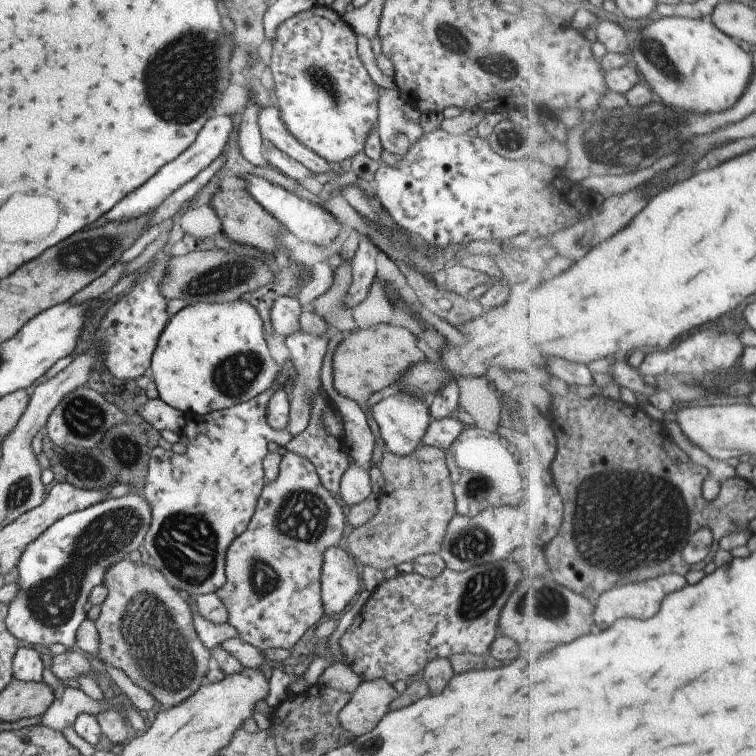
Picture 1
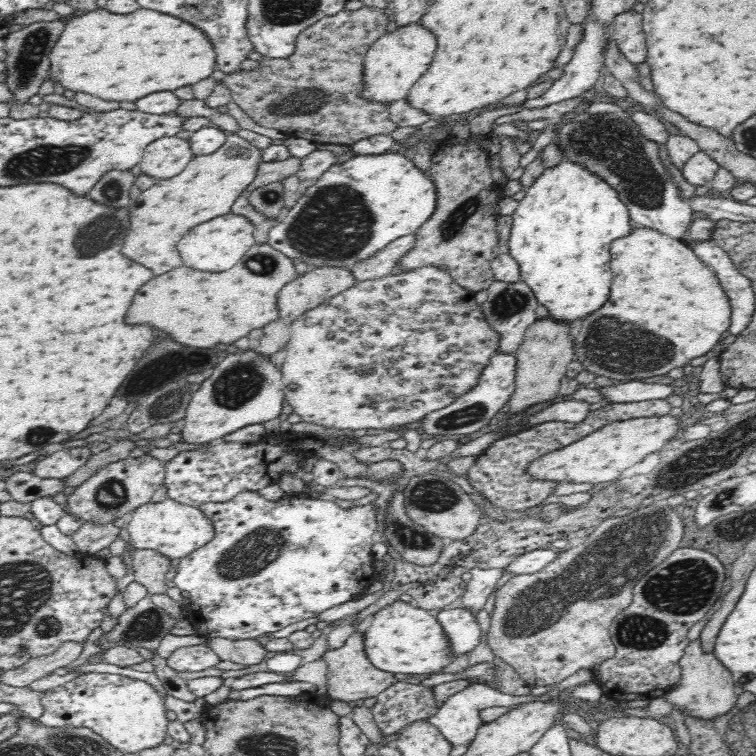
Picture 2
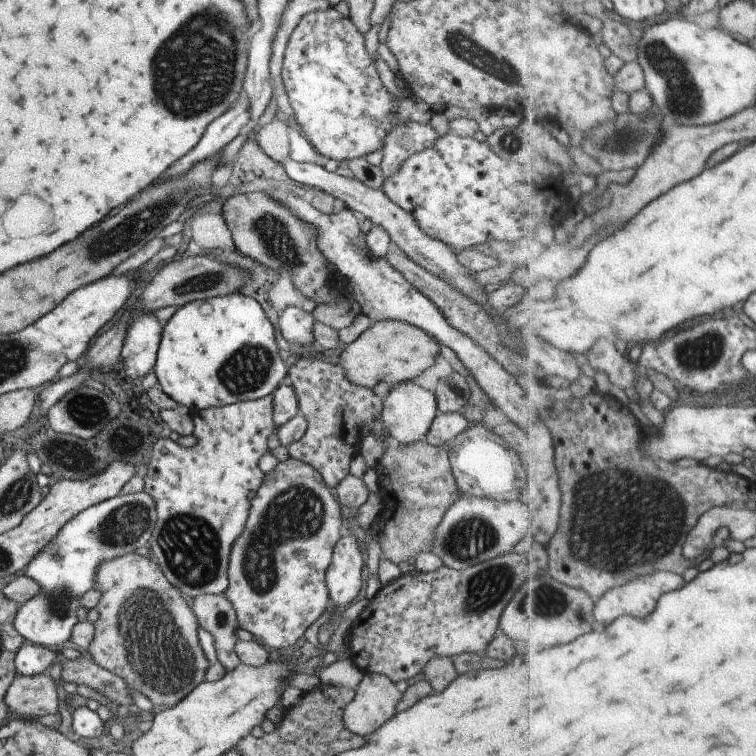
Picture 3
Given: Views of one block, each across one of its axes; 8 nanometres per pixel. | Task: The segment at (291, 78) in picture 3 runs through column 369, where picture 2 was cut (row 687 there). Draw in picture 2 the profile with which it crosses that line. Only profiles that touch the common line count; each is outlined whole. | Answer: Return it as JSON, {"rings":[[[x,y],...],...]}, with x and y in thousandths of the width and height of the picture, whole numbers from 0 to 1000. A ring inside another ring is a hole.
{"rings":[[[111,890],[63,915],[53,917],[61,935],[52,952],[66,963],[116,963],[160,997],[177,997],[217,984],[222,974],[217,925],[190,901],[144,890]]]}

